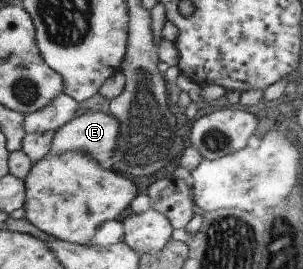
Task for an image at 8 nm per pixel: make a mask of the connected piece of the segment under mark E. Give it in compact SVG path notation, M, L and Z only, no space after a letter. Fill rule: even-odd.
M87 110L55 131L48 153L57 155L81 151L102 164L113 157L117 135L115 117L109 113Z

